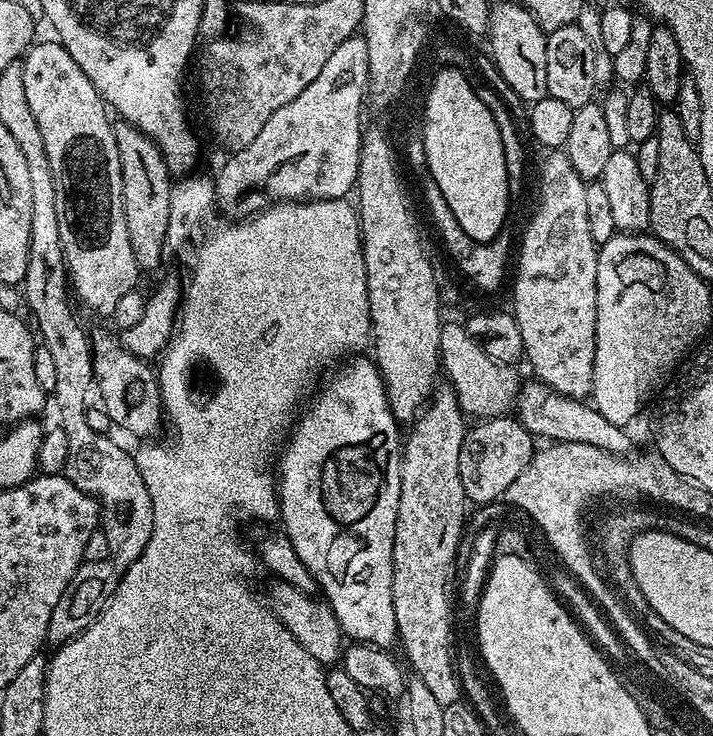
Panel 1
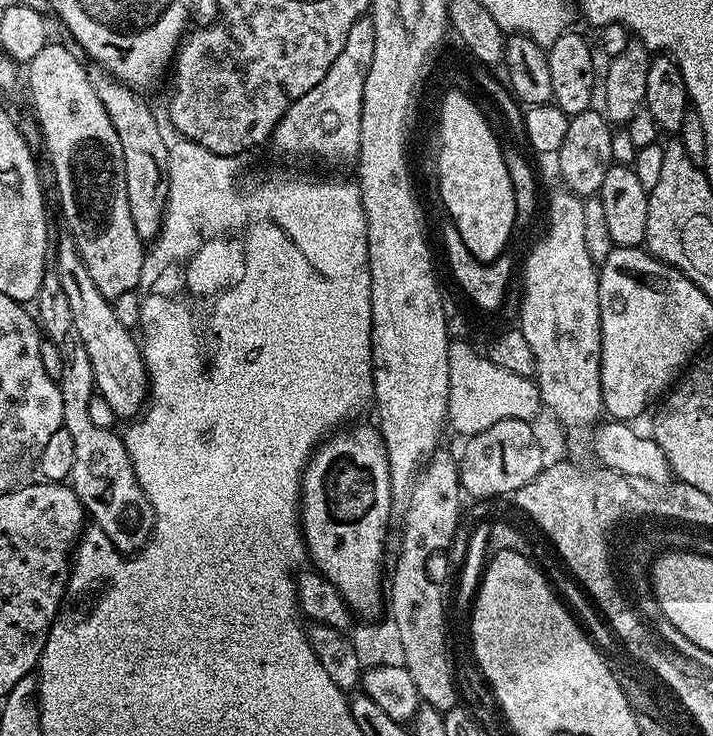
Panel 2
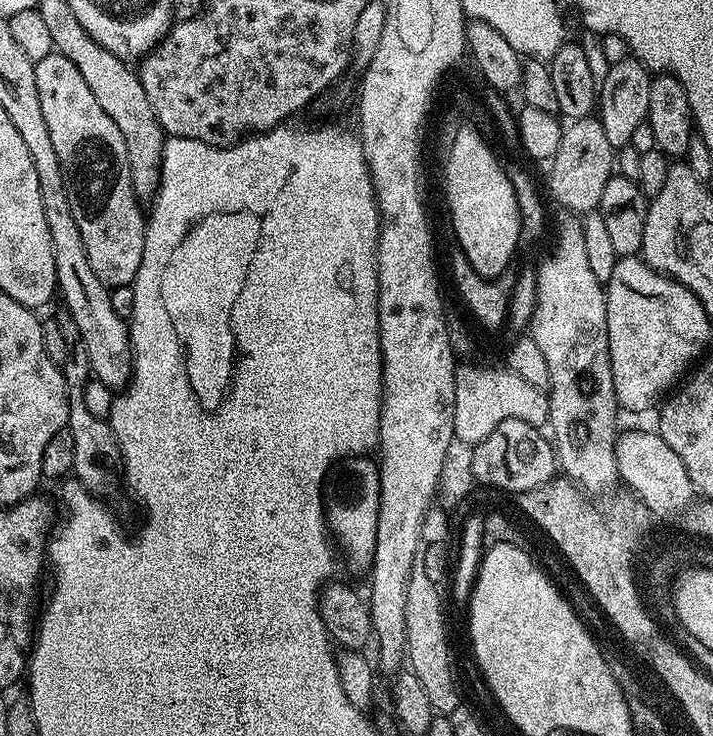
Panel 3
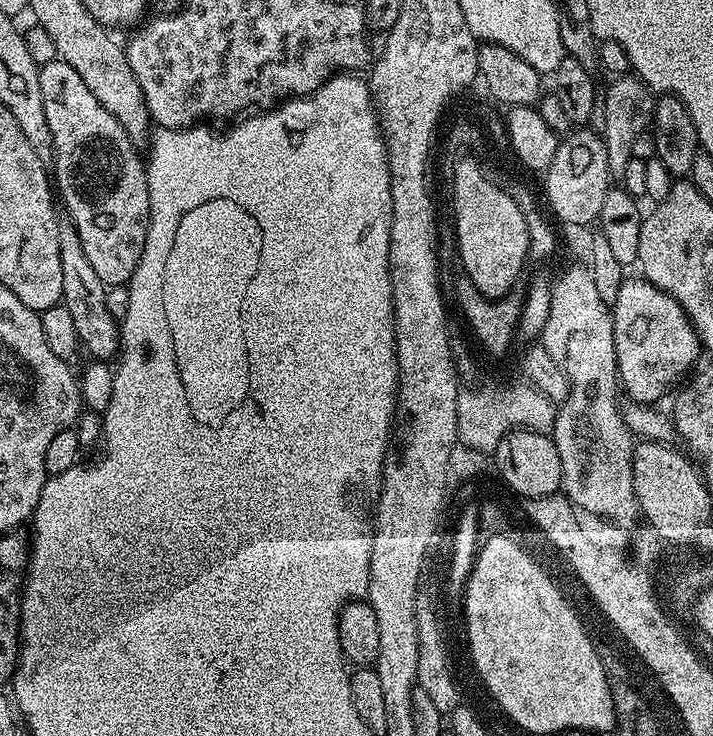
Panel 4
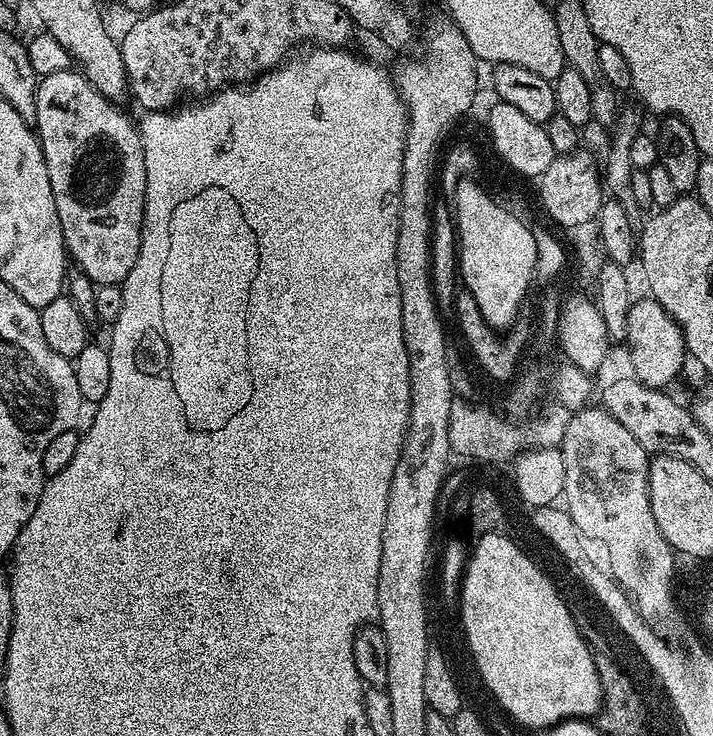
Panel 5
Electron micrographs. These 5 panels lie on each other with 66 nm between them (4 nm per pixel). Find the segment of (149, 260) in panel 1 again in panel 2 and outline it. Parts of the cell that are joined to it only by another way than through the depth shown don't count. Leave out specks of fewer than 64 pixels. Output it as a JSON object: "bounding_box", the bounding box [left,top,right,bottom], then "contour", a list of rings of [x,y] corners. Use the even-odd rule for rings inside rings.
{"bounding_box":[88,66,169,242],"contour":[[[99,66],[88,68],[90,86],[94,86],[94,94],[98,94],[98,102],[106,106],[106,114],[110,114],[110,126],[114,126],[114,134],[118,134],[118,142],[122,146],[122,170],[126,174],[123,182],[126,186],[126,202],[130,202],[130,218],[134,221],[134,230],[138,230],[138,240],[151,242],[156,239],[164,221],[164,207],[168,201],[168,149],[169,141],[164,141],[164,132],[156,121],[156,116],[144,100],[139,100],[137,93],[128,85],[115,80],[110,73]]]}

